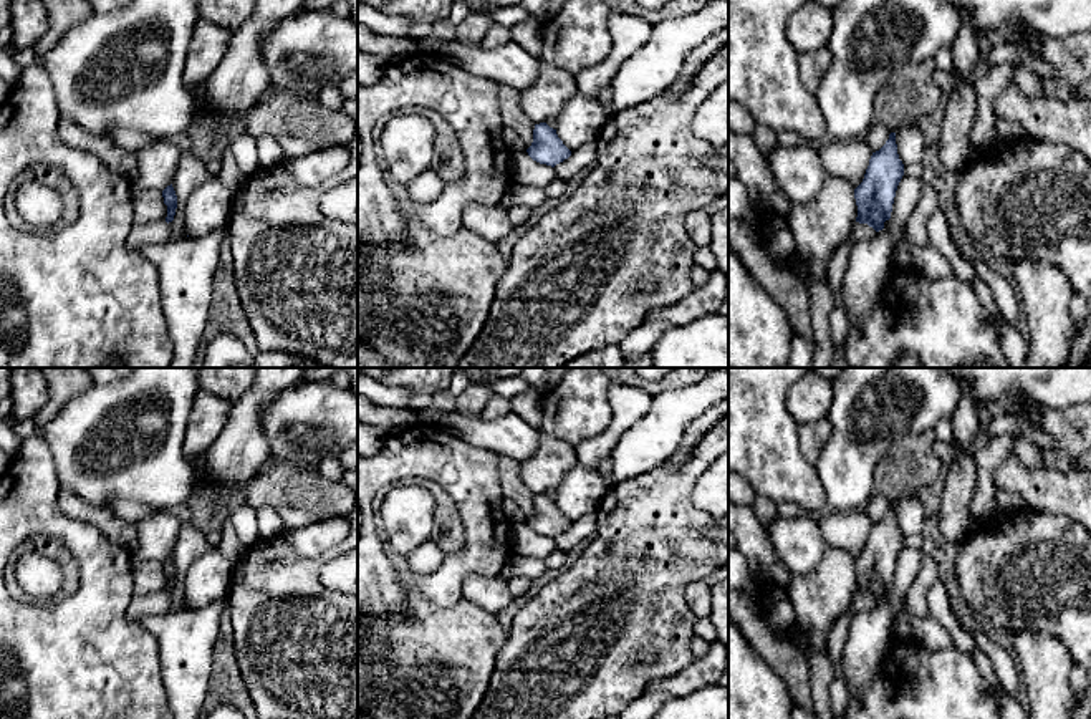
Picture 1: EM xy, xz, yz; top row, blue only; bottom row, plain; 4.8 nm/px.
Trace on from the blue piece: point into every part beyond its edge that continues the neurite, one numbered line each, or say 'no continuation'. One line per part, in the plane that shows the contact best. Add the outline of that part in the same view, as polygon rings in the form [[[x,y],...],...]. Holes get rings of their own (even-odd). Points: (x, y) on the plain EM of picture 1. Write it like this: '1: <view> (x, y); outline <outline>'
no continuation

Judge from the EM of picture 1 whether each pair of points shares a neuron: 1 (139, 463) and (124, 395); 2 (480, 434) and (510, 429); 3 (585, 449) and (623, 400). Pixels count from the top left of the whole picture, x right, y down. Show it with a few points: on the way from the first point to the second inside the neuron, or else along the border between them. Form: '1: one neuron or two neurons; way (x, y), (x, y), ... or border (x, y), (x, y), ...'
1: one neuron; way (129, 446), (128, 411)
2: one neuron; way (487, 434), (504, 434)
3: one neuron; way (600, 446), (618, 428), (623, 414)

